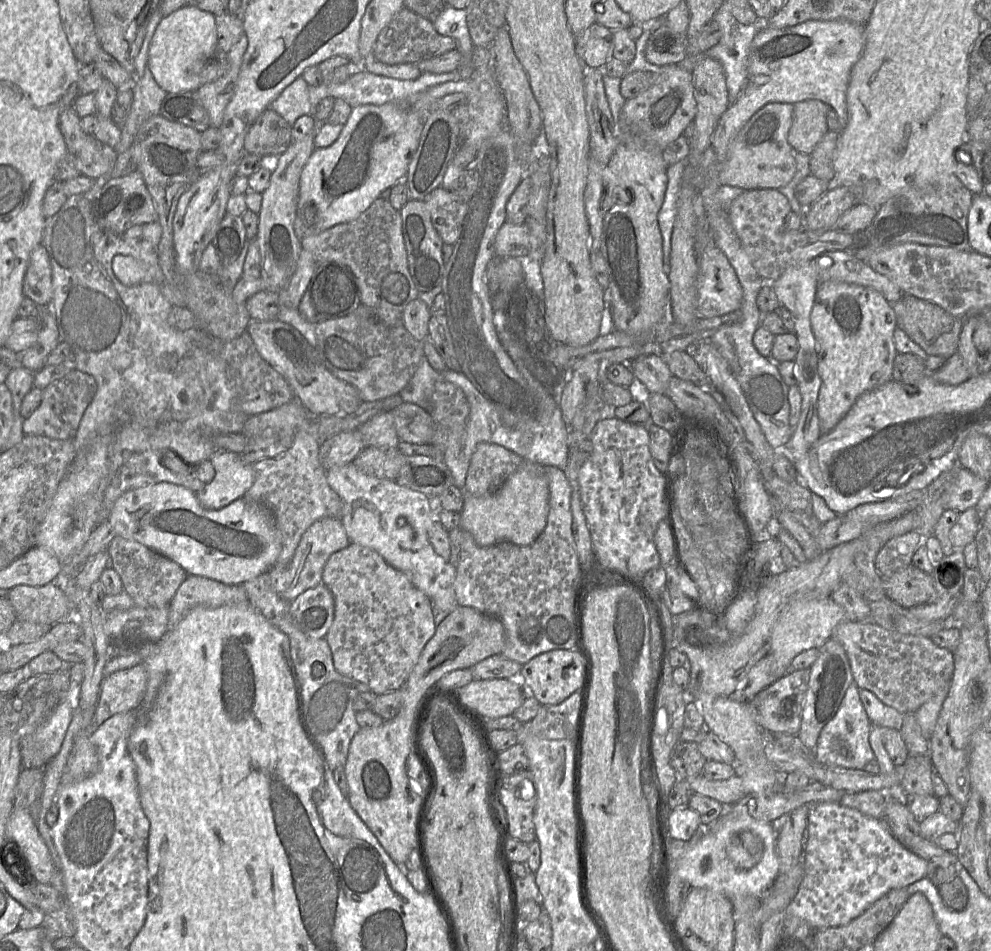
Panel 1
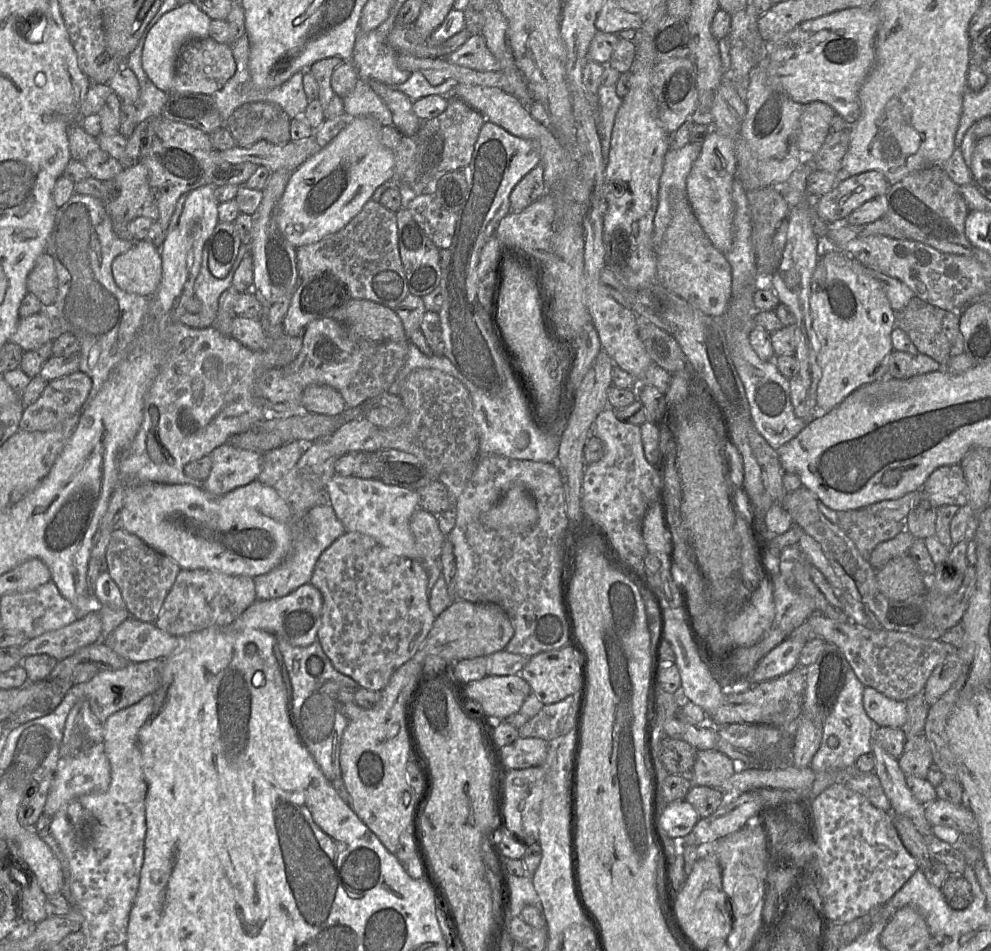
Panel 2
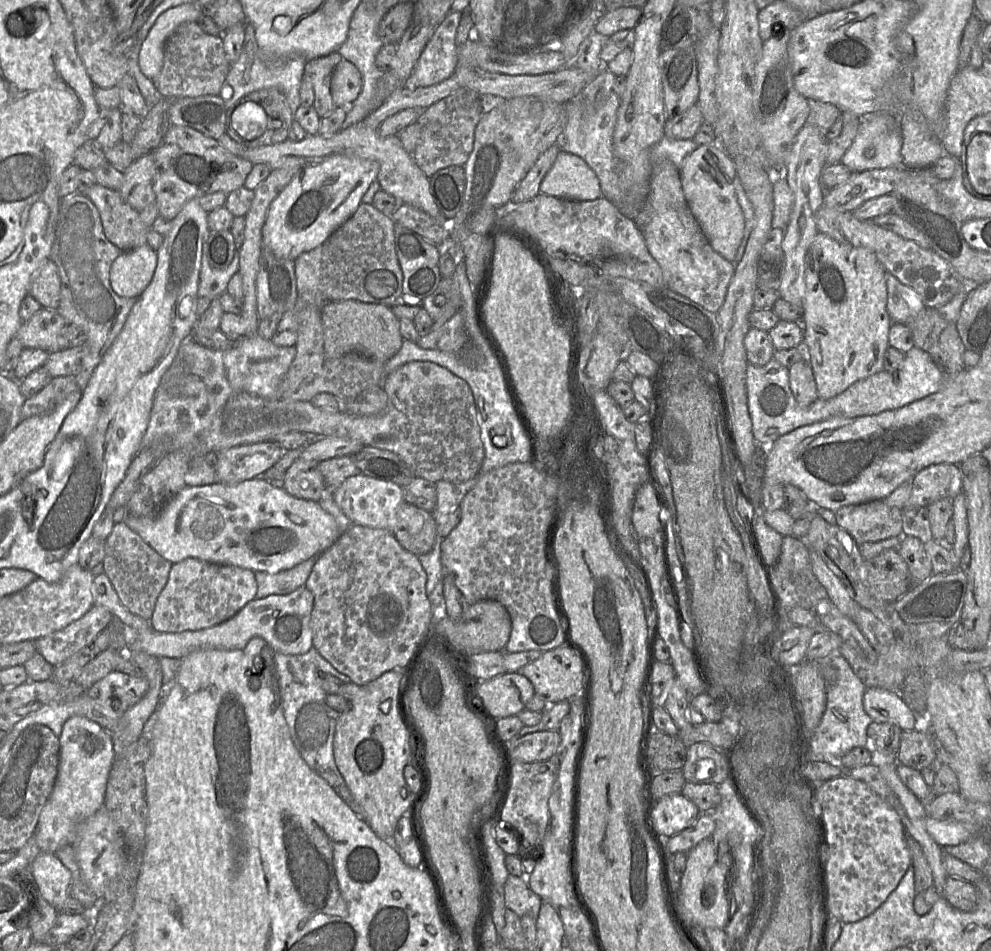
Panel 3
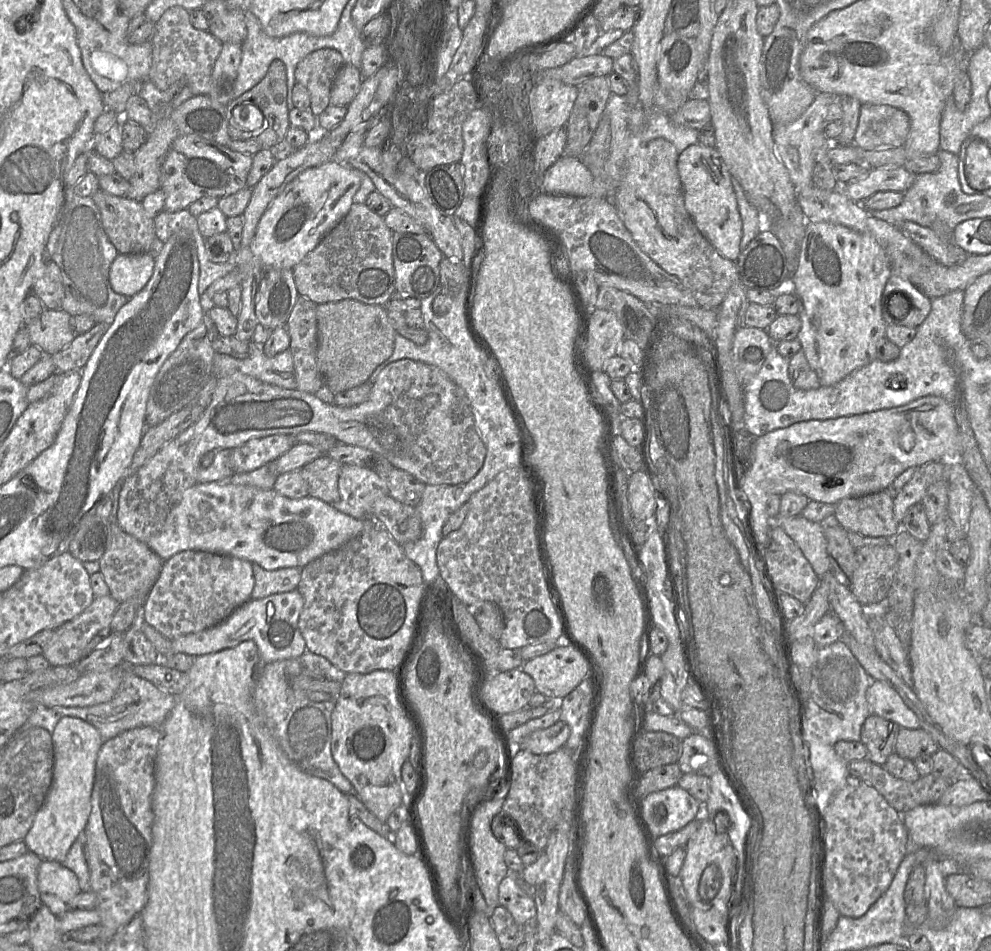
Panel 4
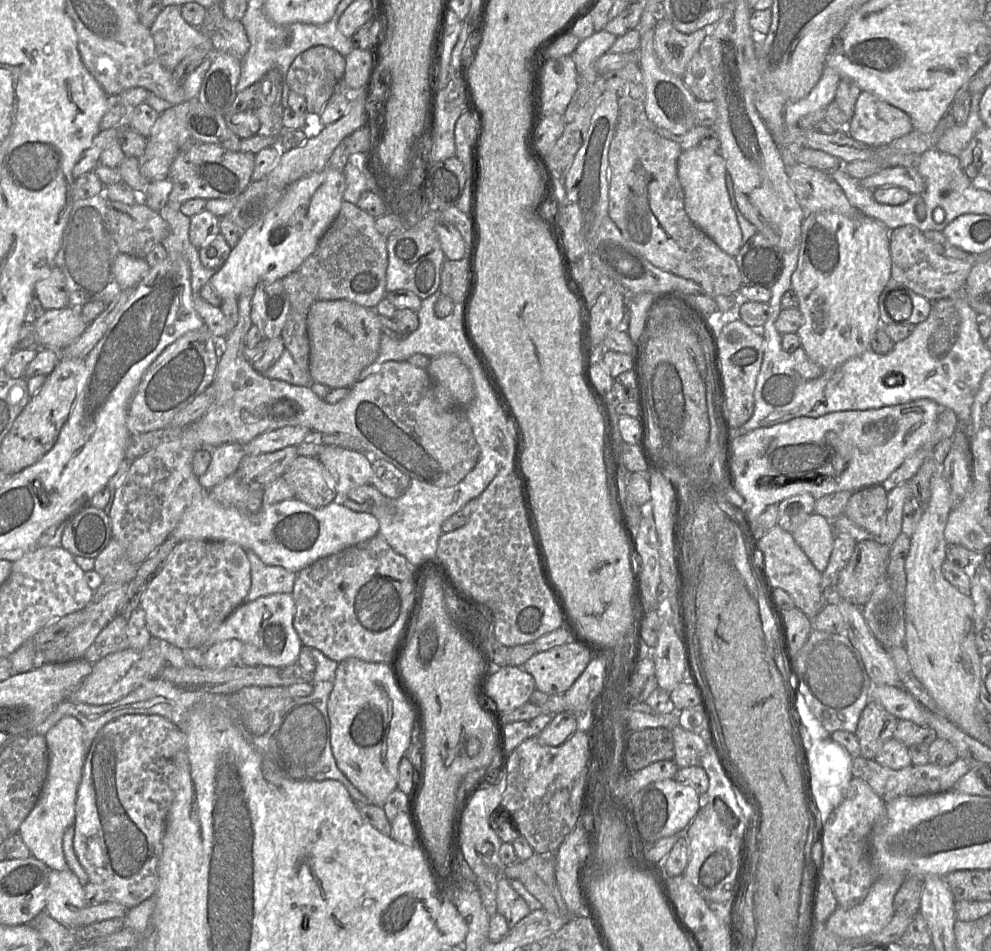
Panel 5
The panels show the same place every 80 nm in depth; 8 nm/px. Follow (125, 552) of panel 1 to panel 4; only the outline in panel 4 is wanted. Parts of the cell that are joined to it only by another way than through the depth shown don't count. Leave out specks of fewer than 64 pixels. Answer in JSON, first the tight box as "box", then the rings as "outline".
{"box":[98,522,165,604],"outline":[[[113,522],[107,548],[98,562],[100,573],[109,587],[110,595],[121,604],[134,596],[144,596],[145,602],[149,591],[159,578],[165,561],[155,554],[146,543],[129,535],[116,522]]]}

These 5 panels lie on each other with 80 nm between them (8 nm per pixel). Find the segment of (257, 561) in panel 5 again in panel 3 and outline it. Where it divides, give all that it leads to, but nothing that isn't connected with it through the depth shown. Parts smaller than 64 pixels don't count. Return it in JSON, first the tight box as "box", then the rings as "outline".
{"box":[254,557,317,599],"outline":[[[311,557],[291,569],[275,574],[263,571],[254,572],[257,582],[256,598],[261,599],[269,595],[286,595],[304,586],[317,557]]]}

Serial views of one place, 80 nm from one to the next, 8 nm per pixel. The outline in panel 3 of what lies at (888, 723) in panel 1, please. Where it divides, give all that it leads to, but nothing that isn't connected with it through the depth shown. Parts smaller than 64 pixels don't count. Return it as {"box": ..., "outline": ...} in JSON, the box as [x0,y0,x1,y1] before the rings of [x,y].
{"box":[863,687,918,730],"outline":[[[879,687],[865,690],[863,705],[869,717],[878,723],[891,723],[904,730],[918,727],[917,716],[901,695]]]}

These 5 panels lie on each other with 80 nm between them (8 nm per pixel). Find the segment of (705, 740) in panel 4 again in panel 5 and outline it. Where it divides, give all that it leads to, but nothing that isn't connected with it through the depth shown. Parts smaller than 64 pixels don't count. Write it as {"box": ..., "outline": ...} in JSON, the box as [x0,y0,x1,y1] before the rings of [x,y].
{"box":[671,725,707,768],"outline":[[[680,725],[671,729],[674,741],[674,761],[678,768],[700,765],[700,760],[707,750],[705,740]]]}

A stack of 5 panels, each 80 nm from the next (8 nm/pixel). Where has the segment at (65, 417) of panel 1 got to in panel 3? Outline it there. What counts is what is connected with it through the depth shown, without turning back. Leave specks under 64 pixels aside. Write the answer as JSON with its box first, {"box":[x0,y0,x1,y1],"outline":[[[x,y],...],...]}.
{"box":[22,375,81,419],"outline":[[[75,375],[52,378],[38,393],[26,398],[22,407],[22,418],[26,419],[51,413],[71,393],[77,390],[81,389]]]}

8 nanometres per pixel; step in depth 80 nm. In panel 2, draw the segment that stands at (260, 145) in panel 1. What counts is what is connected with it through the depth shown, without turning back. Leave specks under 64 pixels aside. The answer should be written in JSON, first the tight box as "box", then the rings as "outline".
{"box":[226,101,291,147],"outline":[[[265,101],[247,102],[236,108],[226,127],[236,146],[249,147],[257,142],[285,144],[291,140],[291,119],[277,104]]]}

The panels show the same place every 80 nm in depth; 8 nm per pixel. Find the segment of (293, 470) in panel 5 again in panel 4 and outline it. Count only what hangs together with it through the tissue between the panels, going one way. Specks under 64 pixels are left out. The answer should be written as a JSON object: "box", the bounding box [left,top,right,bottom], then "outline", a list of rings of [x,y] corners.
{"box":[300,456,342,504],"outline":[[[323,456],[313,460],[300,469],[308,484],[309,496],[327,504],[340,501],[338,480],[342,464],[332,458]]]}

